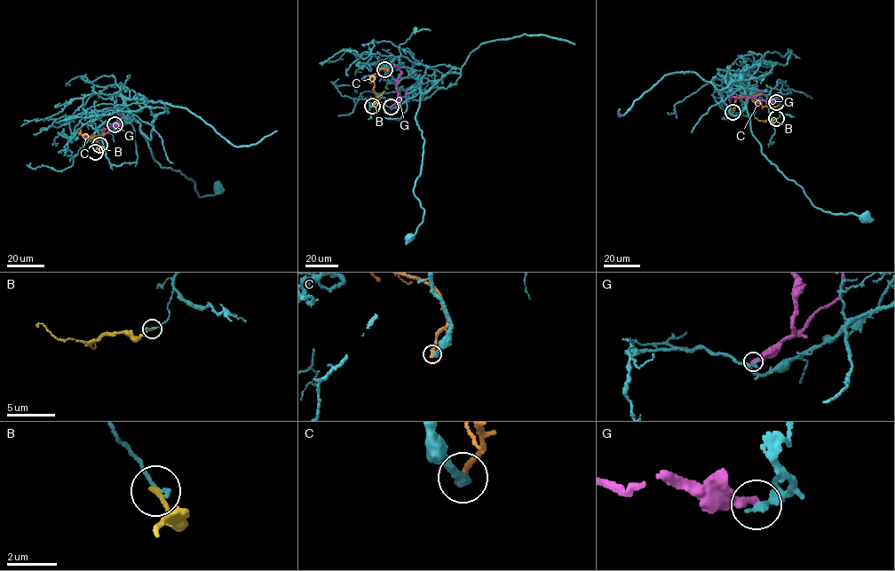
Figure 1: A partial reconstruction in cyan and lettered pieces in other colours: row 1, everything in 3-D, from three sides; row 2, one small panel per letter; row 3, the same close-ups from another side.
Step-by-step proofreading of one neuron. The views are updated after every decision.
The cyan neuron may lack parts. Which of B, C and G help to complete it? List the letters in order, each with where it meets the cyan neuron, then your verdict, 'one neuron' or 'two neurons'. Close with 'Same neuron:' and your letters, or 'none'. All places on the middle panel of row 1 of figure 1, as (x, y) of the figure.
B: (372, 106) | two neurons
C: (384, 69) | two neurons
G: (391, 107) | two neurons
Same neuron: none

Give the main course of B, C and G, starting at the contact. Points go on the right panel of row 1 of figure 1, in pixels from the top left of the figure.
B: (777, 118), (759, 121), (755, 118)
C: (732, 112), (735, 100), (740, 96), (747, 96), (763, 107), (772, 107), (779, 105)
G: (776, 102), (744, 96), (732, 97), (730, 99)

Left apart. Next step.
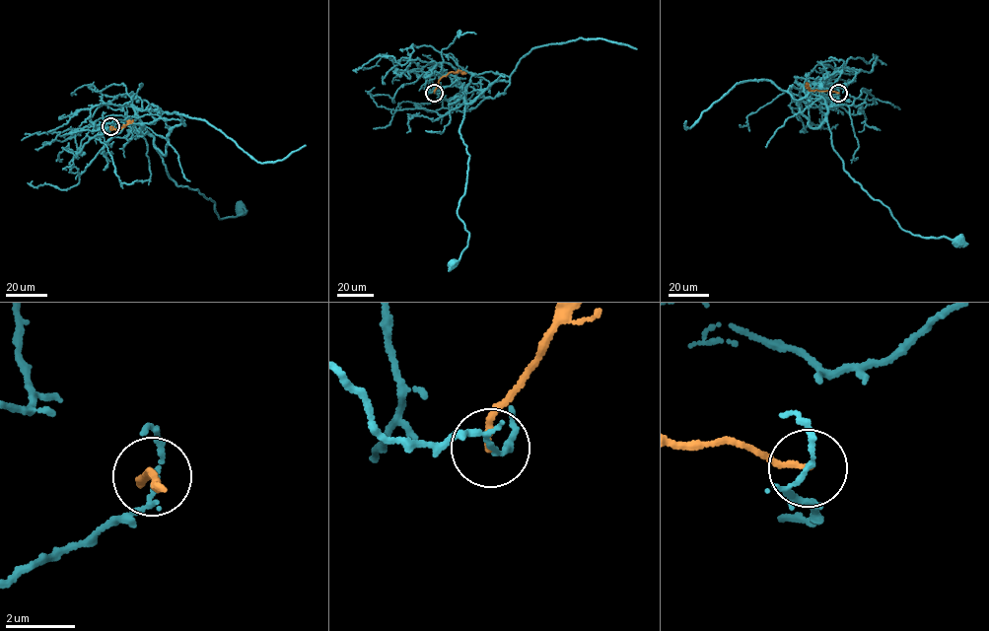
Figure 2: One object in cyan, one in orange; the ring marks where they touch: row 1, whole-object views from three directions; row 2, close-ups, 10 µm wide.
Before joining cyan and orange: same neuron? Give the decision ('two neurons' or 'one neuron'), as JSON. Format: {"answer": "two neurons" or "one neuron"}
{"answer": "two neurons"}

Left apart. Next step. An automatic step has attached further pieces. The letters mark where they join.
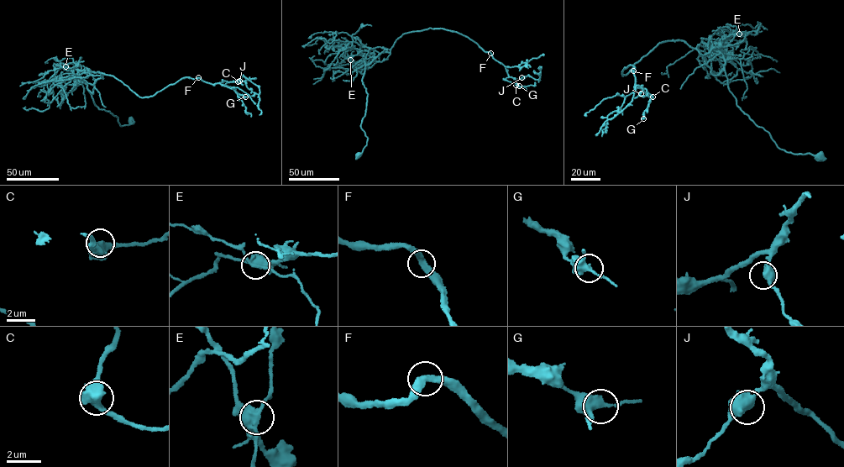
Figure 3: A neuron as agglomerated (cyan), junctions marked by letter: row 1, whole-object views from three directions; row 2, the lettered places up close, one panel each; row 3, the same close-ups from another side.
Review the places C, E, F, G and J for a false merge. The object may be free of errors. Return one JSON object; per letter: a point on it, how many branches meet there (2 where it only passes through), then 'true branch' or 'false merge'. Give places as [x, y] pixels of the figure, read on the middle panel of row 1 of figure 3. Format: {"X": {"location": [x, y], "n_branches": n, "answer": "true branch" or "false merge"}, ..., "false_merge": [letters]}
{"C": {"location": [516, 85], "n_branches": 3, "answer": "true branch"}, "E": {"location": [350, 60], "n_branches": 3, "answer": "true branch"}, "F": {"location": [490, 53], "n_branches": 2, "answer": "true branch"}, "G": {"location": [519, 86], "n_branches": 3, "answer": "true branch"}, "J": {"location": [521, 77], "n_branches": 3, "answer": "true branch"}, "false_merge": []}

